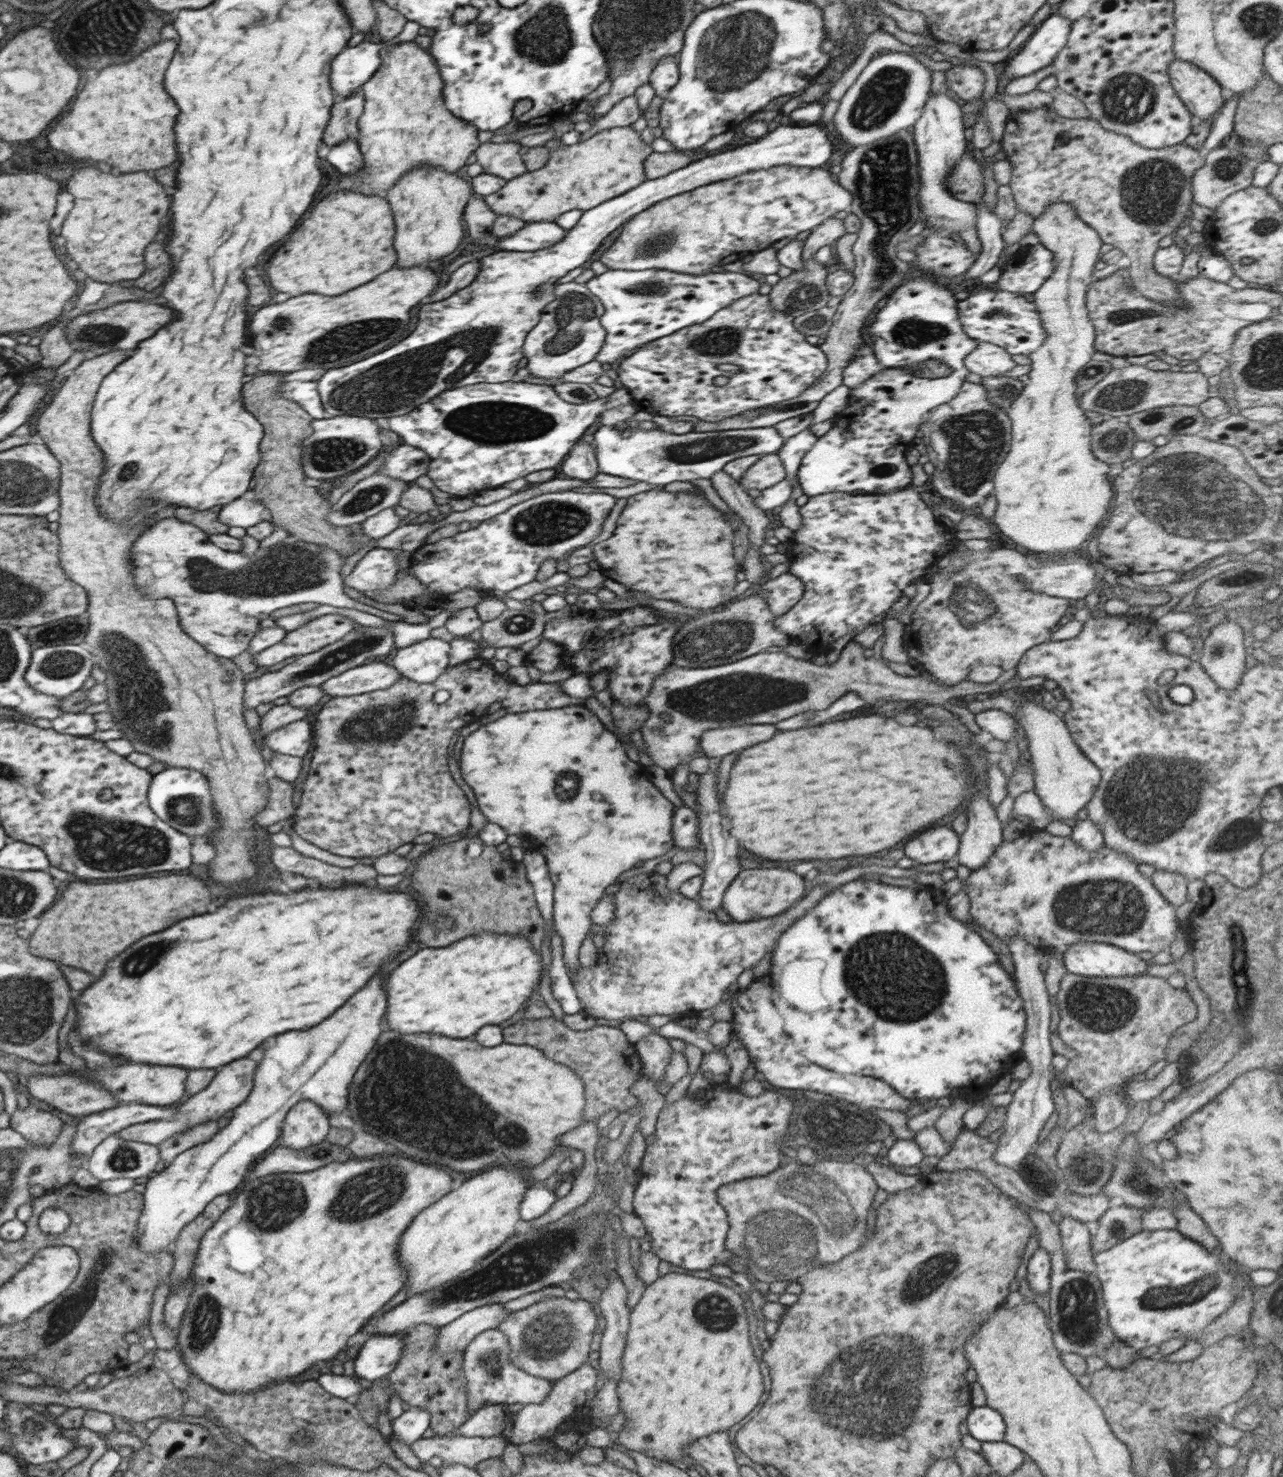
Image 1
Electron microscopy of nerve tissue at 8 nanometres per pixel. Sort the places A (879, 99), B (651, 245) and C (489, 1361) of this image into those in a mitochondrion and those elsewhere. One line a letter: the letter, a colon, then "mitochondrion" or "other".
A: mitochondrion
B: mitochondrion
C: mitochondrion

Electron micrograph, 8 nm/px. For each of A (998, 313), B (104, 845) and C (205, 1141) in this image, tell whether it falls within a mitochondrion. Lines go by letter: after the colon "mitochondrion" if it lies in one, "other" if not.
A: mitochondrion
B: mitochondrion
C: other

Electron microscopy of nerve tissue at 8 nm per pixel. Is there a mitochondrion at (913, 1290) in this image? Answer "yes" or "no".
yes

